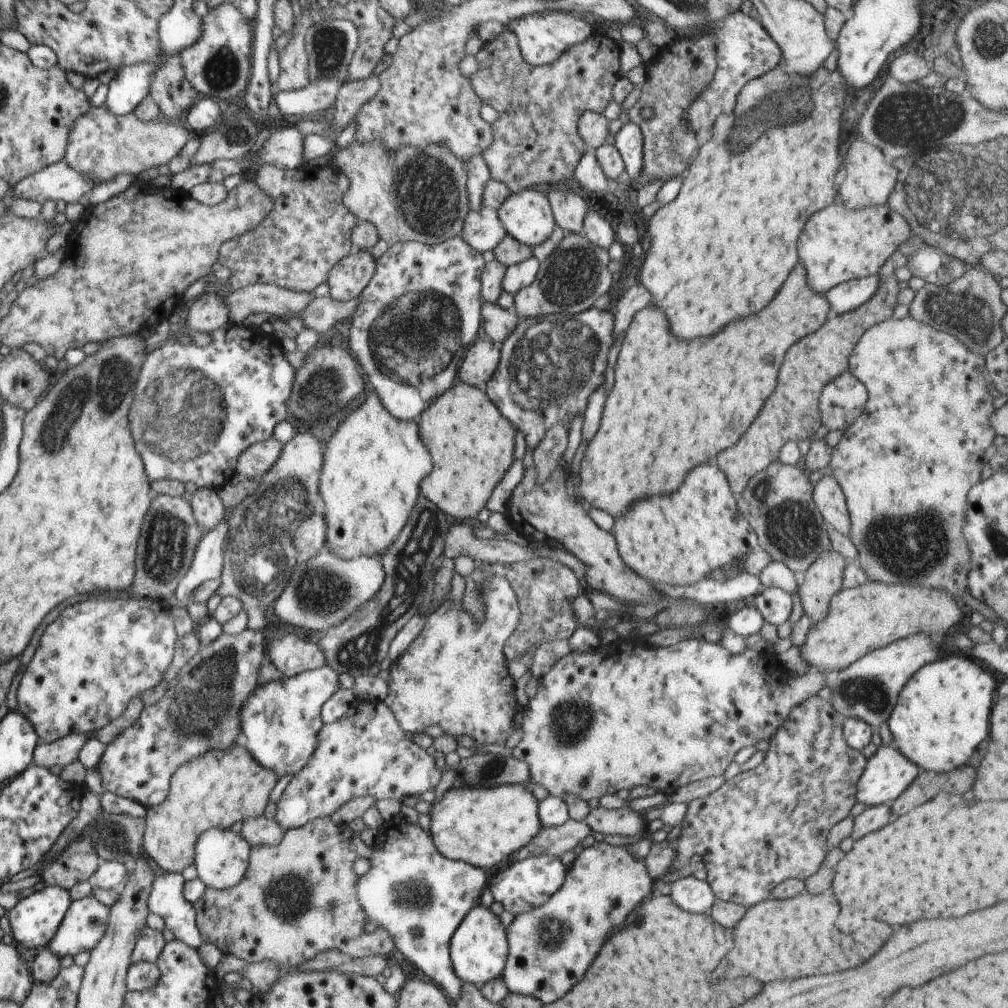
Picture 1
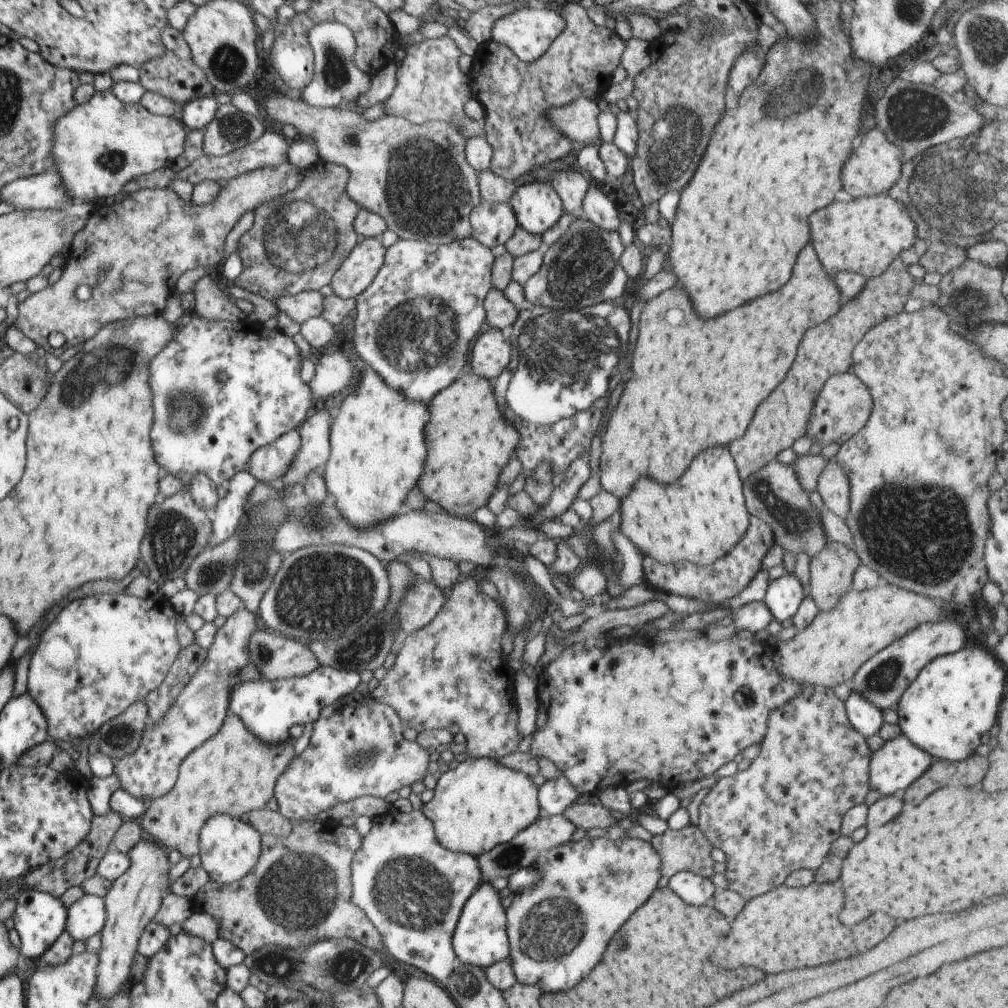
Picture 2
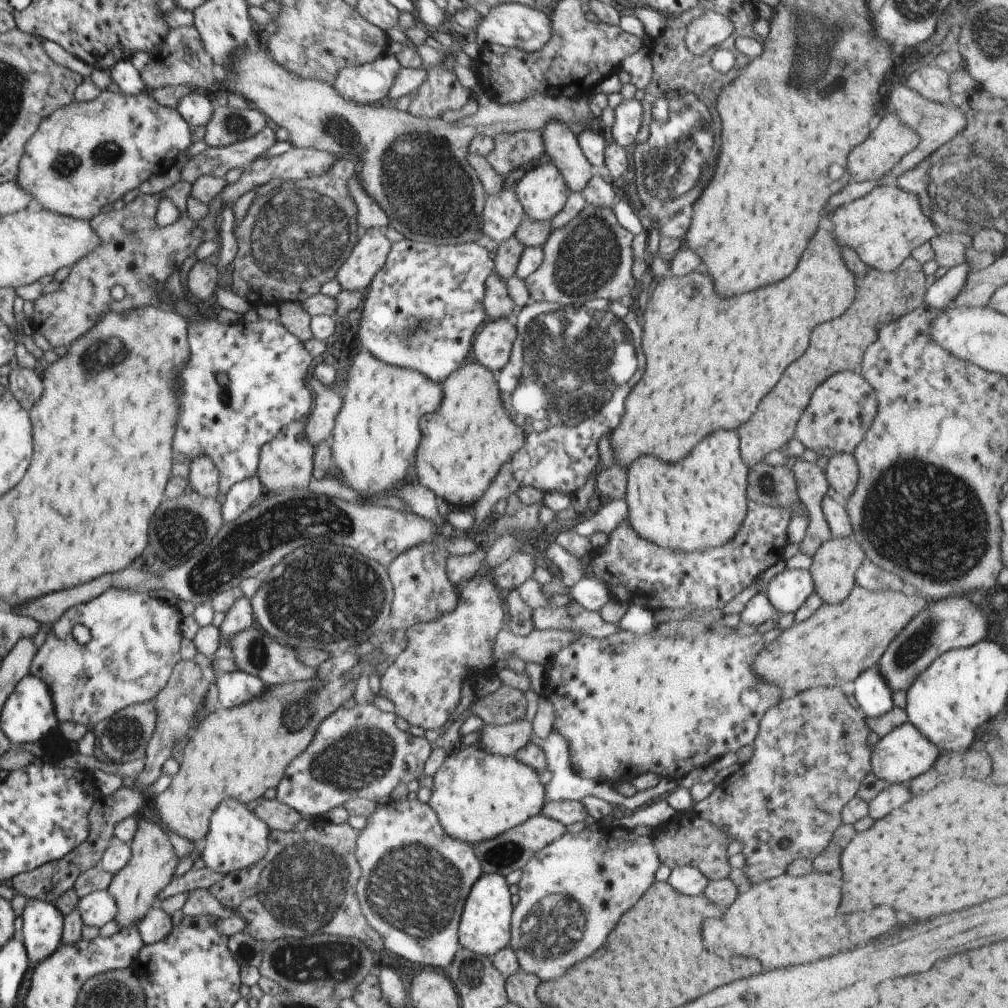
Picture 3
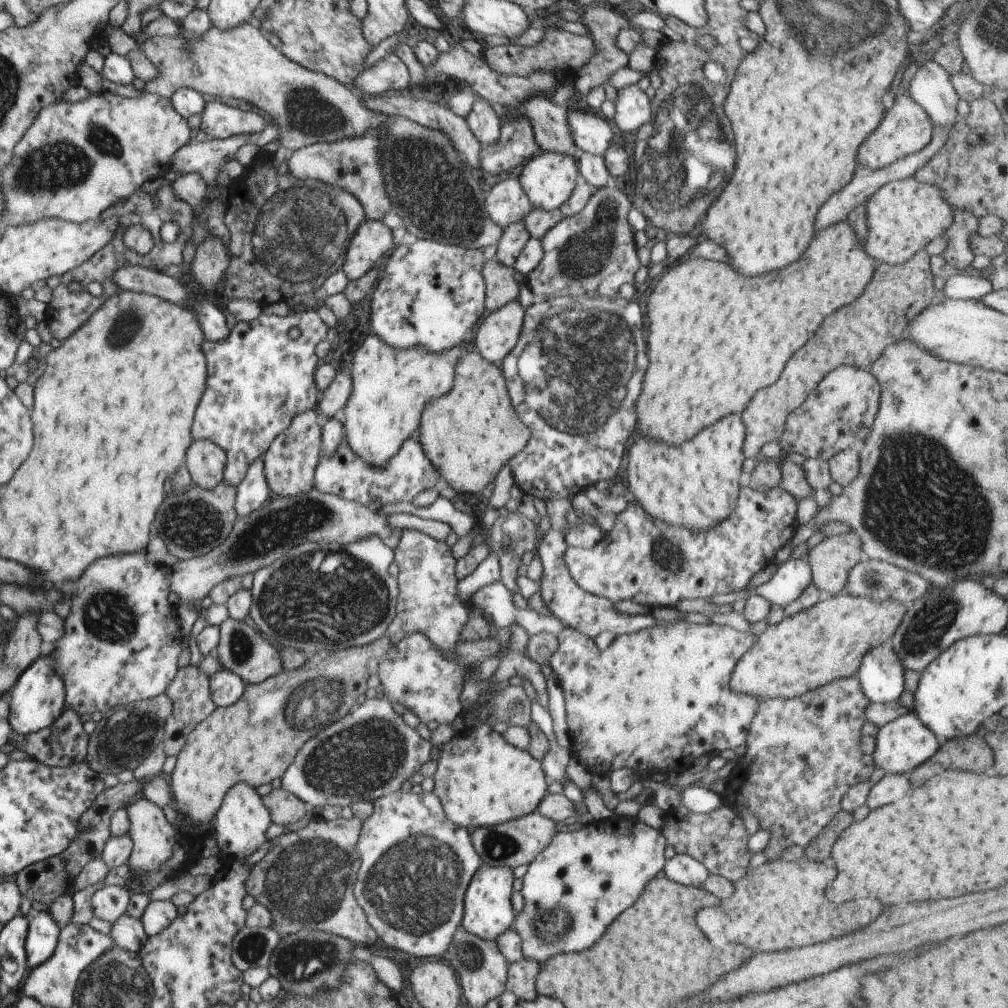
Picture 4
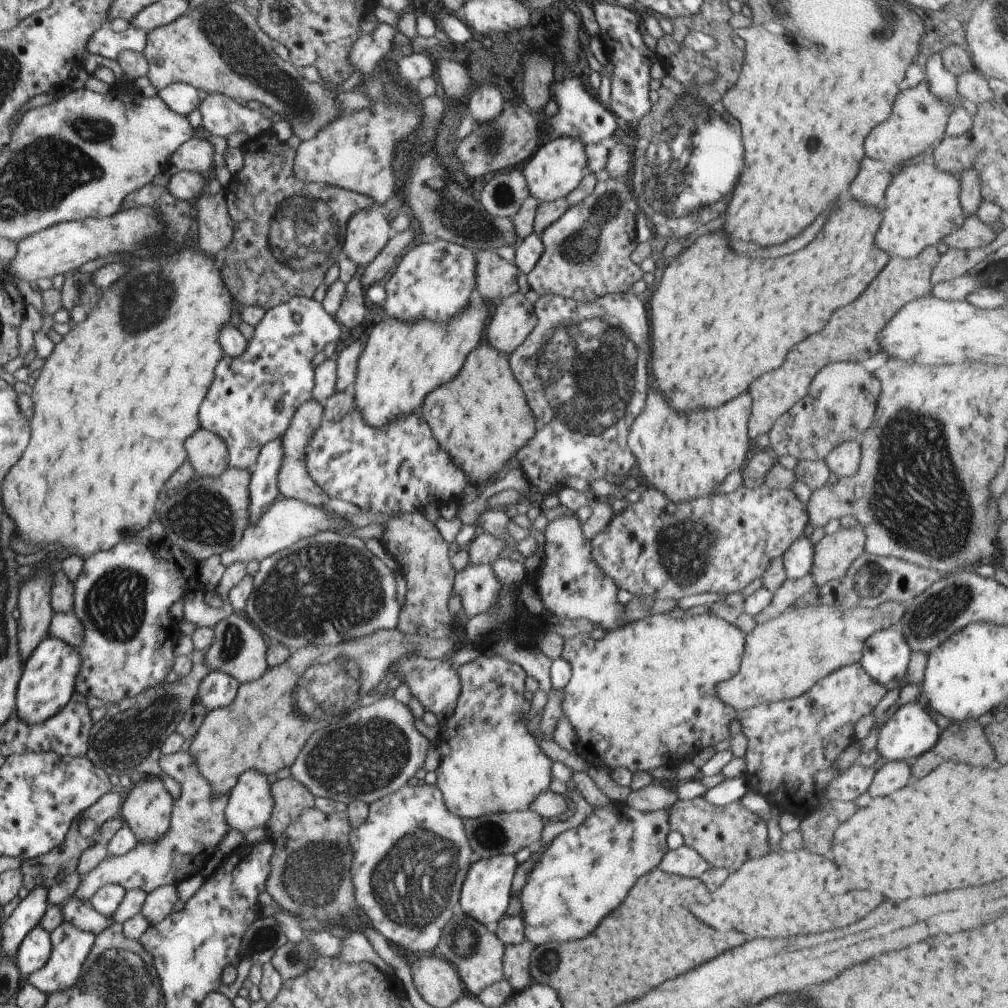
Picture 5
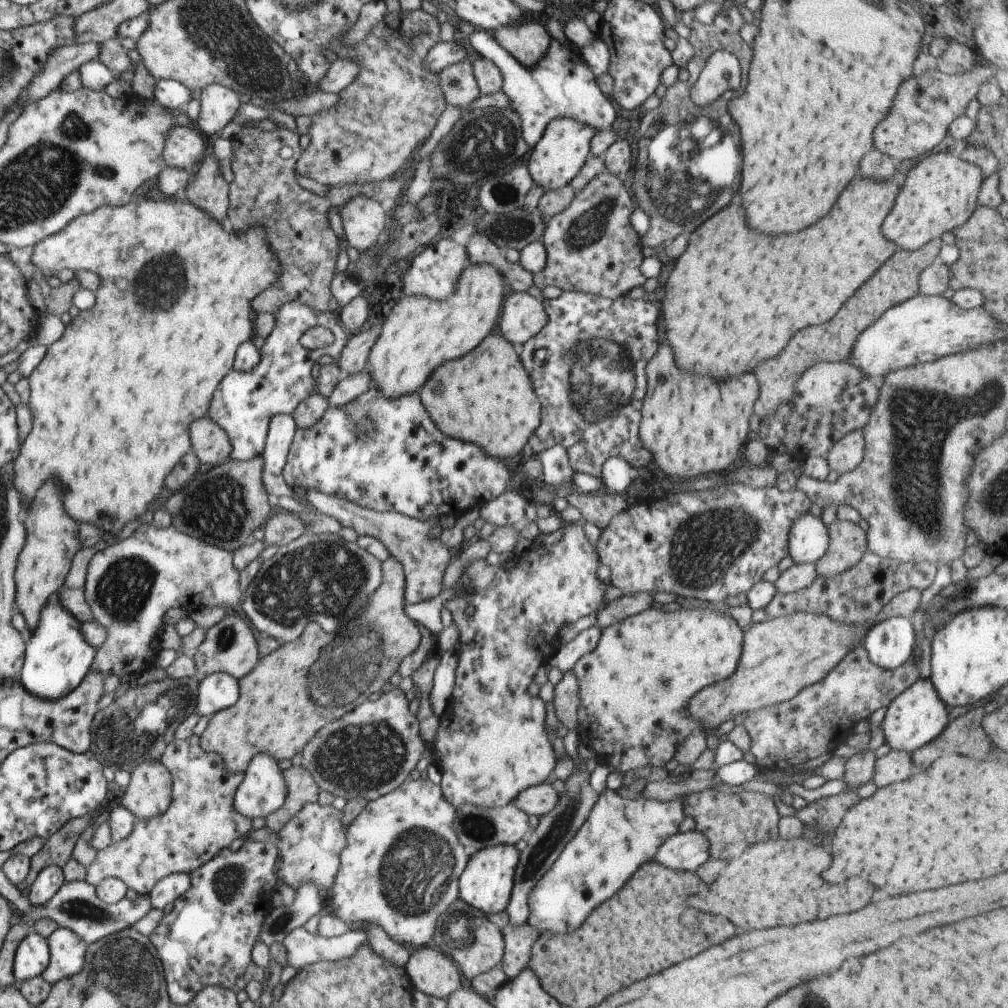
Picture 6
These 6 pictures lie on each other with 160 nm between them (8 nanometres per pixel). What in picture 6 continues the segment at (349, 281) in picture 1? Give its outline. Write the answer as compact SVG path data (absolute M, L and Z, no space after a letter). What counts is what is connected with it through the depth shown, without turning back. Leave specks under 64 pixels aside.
M354 195L351 202L346 201L339 214L347 242L360 253L378 242L388 218L380 202L364 195Z

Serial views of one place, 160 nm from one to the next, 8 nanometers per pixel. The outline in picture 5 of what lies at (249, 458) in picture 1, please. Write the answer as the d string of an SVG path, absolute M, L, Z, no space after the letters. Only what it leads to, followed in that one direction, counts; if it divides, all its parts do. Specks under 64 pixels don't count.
M312 398L308 402L299 406L286 429L282 438L284 445L284 458L278 475L278 488L281 498L298 499L299 501L322 507L330 500L327 494L312 480L303 461L305 446L310 442L314 431L320 426L325 415L323 405L316 399Z

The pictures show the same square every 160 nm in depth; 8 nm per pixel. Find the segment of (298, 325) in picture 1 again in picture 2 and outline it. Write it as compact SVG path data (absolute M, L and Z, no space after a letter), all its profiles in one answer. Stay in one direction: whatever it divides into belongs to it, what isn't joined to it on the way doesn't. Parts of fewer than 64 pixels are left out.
M303 291L296 296L278 296L272 300L280 312L302 325L313 317L321 317L324 310L323 296L319 291Z

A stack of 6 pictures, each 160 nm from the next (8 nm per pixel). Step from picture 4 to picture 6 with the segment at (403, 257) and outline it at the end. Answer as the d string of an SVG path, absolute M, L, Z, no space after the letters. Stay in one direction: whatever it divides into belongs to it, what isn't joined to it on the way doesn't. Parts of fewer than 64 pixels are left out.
M445 237L431 244L424 252L412 256L403 264L403 291L406 295L428 295L431 299L446 298L457 285L461 272L470 265L467 248Z

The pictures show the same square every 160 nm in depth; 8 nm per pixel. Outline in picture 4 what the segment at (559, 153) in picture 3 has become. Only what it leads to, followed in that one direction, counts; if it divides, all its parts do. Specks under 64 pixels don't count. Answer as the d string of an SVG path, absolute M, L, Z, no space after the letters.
M532 95L528 97L523 104L523 113L529 118L531 122L535 141L540 145L543 151L550 151L559 153L566 153L572 155L575 159L578 158L580 151L576 148L571 130L567 121L567 109L566 107L558 106L554 102L548 99L548 95Z

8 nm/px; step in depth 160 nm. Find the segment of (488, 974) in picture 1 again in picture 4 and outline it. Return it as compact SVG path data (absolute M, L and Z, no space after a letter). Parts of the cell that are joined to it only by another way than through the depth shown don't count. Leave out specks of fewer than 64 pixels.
M484 865L474 873L463 898L463 917L461 925L481 939L496 940L506 932L515 921L516 912L512 909L513 868L506 865Z

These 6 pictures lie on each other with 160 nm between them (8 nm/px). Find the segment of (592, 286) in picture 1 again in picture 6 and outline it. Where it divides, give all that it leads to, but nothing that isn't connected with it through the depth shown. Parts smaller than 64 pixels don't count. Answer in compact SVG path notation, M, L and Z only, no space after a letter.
M608 170L575 193L572 202L547 222L542 239L547 265L534 275L534 284L541 289L556 286L562 291L590 293L609 299L624 296L635 286L643 286L647 280L639 269L643 245L630 222L635 209L630 199L623 178Z

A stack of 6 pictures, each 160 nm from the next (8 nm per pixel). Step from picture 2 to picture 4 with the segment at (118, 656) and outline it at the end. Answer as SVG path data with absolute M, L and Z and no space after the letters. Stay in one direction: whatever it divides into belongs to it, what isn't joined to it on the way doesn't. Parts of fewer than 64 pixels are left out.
M144 550L136 554L124 554L124 556L106 556L90 564L82 572L82 578L75 583L75 594L71 598L72 605L68 616L65 618L65 633L59 641L54 643L54 649L51 654L55 658L55 671L62 677L65 684L65 708L74 709L80 716L82 714L92 714L93 712L102 712L106 714L111 708L127 705L136 701L154 698L165 692L168 685L177 676L179 669L179 656L181 655L180 644L184 640L180 633L180 626L177 618L176 607L168 602L168 594L171 591L171 580L169 575L172 572L171 567L158 566L146 559Z

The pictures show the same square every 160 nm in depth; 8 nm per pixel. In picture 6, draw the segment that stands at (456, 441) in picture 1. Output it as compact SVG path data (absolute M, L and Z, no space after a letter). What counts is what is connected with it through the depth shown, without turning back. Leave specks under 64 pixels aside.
M488 334L486 340L482 340L482 344L480 344L478 348L474 348L472 352L468 352L466 356L456 358L456 360L450 360L450 362L444 362L442 366L438 366L438 370L434 370L434 376L428 378L428 382L420 388L418 395L421 398L423 406L426 407L426 410L430 413L432 420L445 435L480 445L487 452L487 455L493 456L494 458L512 460L523 450L541 423L541 404L538 398L536 398L536 394L534 394L532 382L533 380L530 380L528 372L524 370L524 364L522 364L522 360L520 360L520 356L514 352L514 346L512 346L508 340L504 340L504 337L500 336L500 334Z

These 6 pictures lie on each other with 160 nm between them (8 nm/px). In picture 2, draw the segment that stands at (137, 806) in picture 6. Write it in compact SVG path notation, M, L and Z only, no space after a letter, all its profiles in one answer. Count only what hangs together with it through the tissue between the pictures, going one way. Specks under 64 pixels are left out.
M140 840L128 854L130 868L120 878L111 882L112 886L105 901L106 921L100 932L101 946L96 966L96 984L93 993L98 1000L110 1000L124 992L124 982L130 979L130 970L137 954L140 936L154 919L156 912L168 890L169 862L168 851L154 841Z

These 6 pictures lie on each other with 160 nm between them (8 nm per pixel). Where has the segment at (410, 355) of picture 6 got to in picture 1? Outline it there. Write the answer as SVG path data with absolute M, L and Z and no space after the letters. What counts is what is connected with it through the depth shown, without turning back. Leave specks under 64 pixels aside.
M373 391L368 393L368 398L364 400L364 403L360 404L354 412L350 412L345 416L345 419L340 421L335 431L331 434L329 440L326 442L323 450L323 465L321 475L319 478L319 502L322 508L322 512L325 516L327 531L326 541L330 543L329 548L336 556L343 559L351 559L357 556L366 555L369 557L378 554L378 552L384 551L384 553L390 548L391 544L396 540L400 531L404 528L414 505L418 498L418 492L420 490L420 483L422 478L428 476L432 472L432 458L429 450L426 450L426 445L422 442L419 434L418 419L405 421L397 419L392 416L387 408L384 408L380 397Z

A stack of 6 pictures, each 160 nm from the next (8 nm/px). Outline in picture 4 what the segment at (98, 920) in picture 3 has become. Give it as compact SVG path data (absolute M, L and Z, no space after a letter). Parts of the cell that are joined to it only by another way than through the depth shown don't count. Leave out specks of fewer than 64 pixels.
M106 885L98 889L91 898L93 916L97 919L115 923L126 914L130 902L130 890L118 885Z

